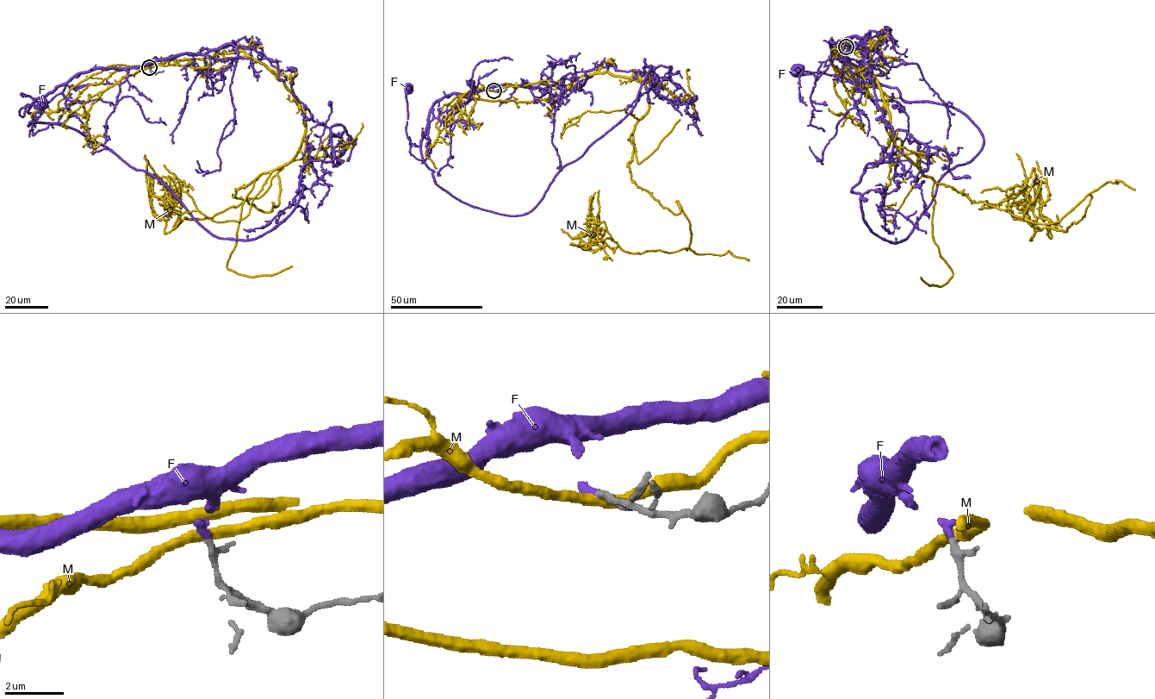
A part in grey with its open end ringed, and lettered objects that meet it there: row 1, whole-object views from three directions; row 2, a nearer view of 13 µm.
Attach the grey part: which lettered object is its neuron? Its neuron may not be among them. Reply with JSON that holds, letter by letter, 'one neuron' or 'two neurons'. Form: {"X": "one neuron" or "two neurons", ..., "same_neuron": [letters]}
{"F": "one neuron", "M": "two neurons", "same_neuron": ["F"]}

